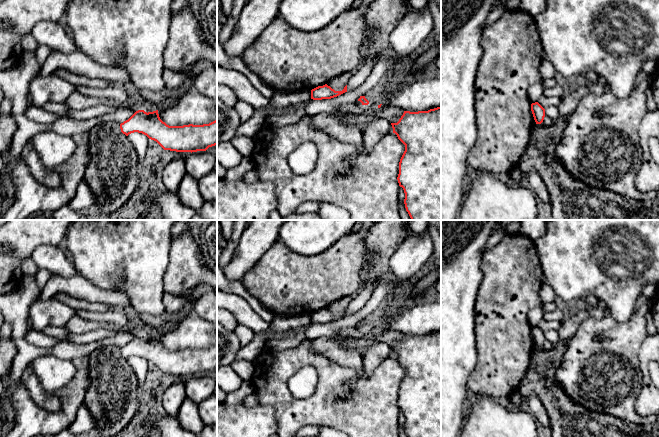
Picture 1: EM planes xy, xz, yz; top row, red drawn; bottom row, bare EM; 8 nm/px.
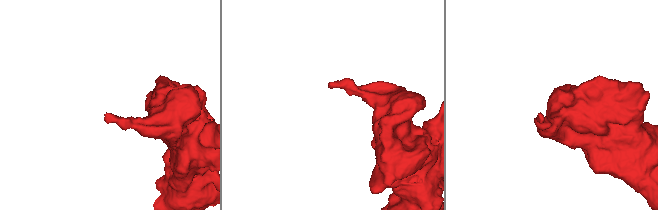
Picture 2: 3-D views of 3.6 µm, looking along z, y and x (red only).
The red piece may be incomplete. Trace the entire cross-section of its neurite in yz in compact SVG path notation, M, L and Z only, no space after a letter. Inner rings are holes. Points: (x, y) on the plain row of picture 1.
M538 327L531 328L531 335L536 348L541 348L545 341L545 333Z

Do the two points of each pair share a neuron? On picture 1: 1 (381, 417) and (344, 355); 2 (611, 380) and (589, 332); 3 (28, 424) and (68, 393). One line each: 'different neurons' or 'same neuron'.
1: different neurons
2: same neuron
3: same neuron

